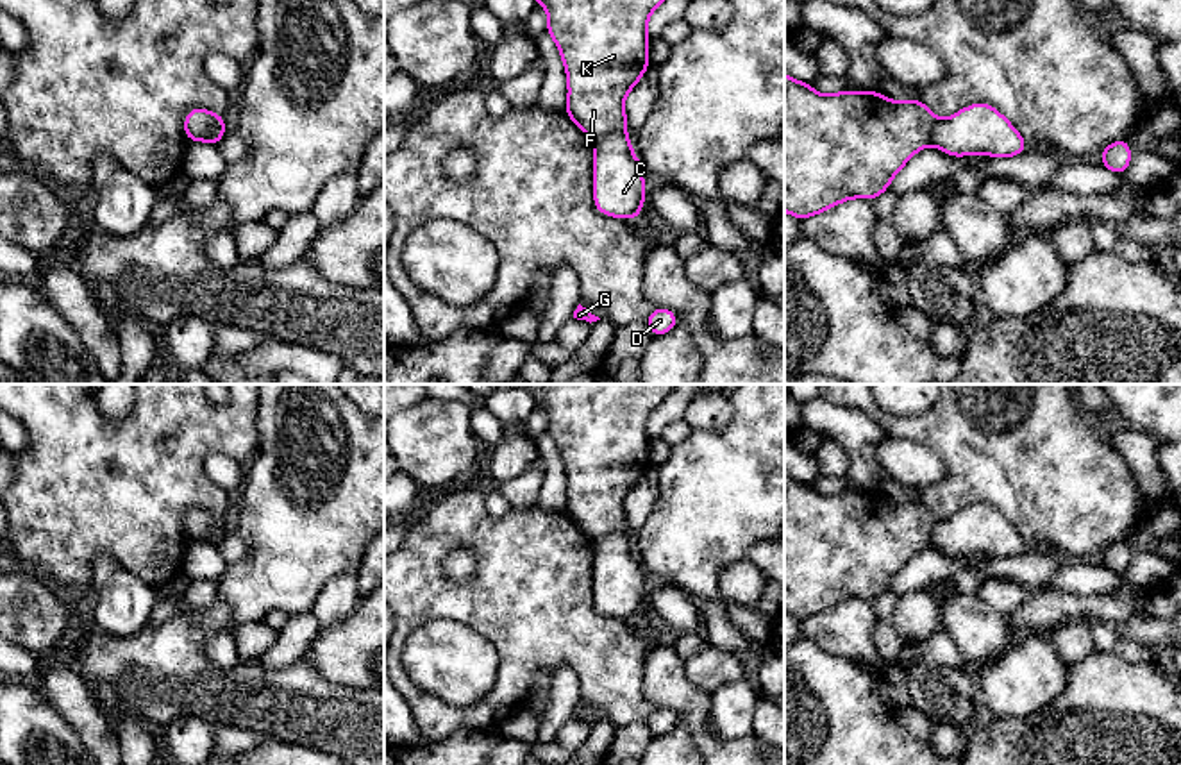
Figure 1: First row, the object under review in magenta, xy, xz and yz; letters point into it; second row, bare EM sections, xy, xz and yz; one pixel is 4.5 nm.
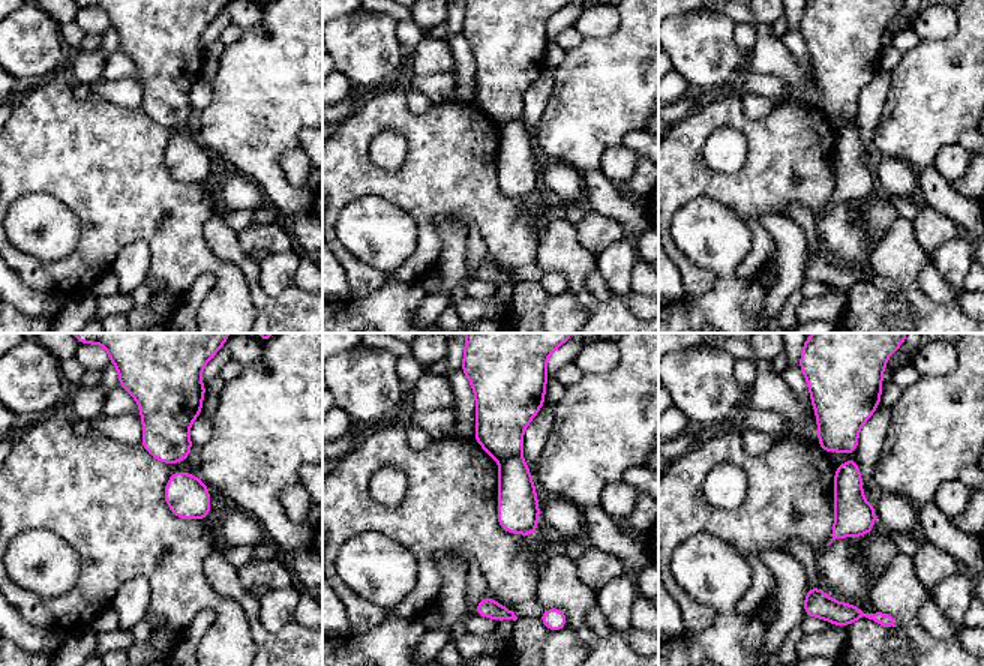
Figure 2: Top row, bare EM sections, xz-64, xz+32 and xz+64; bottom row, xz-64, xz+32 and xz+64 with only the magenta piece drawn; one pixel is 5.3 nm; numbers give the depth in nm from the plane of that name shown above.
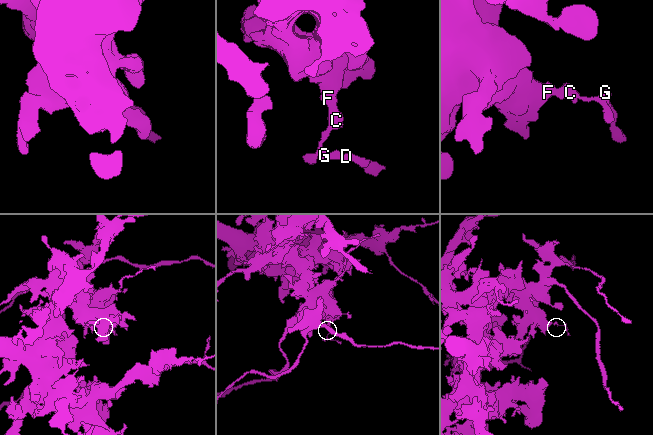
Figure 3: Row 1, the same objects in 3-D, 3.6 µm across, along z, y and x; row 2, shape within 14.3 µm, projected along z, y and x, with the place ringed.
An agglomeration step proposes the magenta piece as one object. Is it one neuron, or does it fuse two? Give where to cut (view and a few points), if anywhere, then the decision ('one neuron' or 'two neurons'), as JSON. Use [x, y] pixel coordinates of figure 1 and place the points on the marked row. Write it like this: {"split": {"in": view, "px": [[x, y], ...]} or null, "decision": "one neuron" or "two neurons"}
{"split": {"in": "xz", "px": [[624, 131], [613, 131], [595, 142]]}, "decision": "two neurons"}

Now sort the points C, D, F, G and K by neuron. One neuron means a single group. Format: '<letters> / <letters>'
C D G / F K

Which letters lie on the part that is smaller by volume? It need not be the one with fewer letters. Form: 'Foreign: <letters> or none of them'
Foreign: C, D, G

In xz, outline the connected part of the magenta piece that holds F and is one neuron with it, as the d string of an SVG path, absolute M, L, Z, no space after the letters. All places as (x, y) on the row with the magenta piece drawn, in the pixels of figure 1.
M534 0L549 14L547 32L557 43L568 79L565 113L593 141L627 130L624 100L649 64L647 21L663 0Z

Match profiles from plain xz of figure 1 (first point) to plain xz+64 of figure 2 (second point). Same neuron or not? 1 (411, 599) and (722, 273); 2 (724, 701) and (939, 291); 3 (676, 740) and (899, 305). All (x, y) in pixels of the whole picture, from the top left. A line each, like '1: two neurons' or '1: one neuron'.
1: two neurons
2: two neurons
3: one neuron

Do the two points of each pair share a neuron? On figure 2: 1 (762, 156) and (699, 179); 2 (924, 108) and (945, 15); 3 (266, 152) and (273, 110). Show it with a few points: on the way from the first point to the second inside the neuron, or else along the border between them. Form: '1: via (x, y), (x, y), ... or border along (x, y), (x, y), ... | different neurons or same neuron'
1: via (747, 173), (738, 182), (716, 182) | same neuron
2: border along (957, 15), (957, 29), (950, 36), (921, 39) | different neurons
3: via (266, 141), (266, 120) | same neuron

